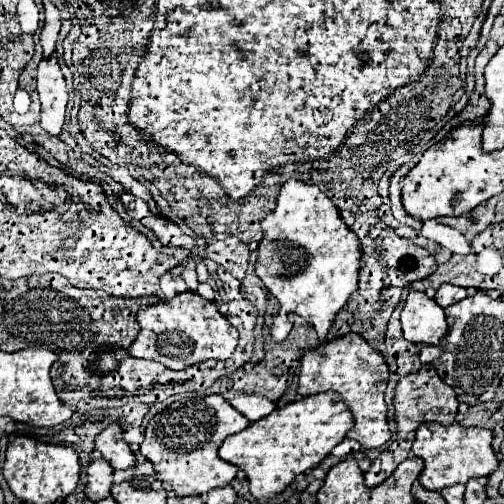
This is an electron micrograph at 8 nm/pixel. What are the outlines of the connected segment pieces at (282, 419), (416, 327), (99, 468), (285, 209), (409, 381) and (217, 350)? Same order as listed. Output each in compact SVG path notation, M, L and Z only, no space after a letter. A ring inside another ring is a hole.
M336 392L306 396L284 408L276 408L266 418L250 424L246 430L230 436L220 446L220 458L244 470L250 482L250 494L256 500L270 500L280 494L300 472L322 462L336 444L340 444L354 418Z
M410 290L402 308L402 332L410 342L436 346L448 332L444 308L424 292Z
M94 460L88 466L88 482L86 482L86 498L92 502L100 502L104 498L110 496L110 488L112 488L112 466L108 466L108 462L104 460Z
M286 180L280 186L280 194L276 200L276 208L262 220L264 238L258 244L258 258L256 258L256 274L268 288L272 296L280 302L280 310L300 314L306 318L314 328L320 340L324 340L328 328L332 326L336 314L348 302L348 298L358 290L358 272L362 266L362 246L358 236L344 224L340 218L340 210L334 202L322 194L316 186L300 182L300 180Z
M424 364L418 372L406 374L400 378L396 386L396 398L394 398L396 416L410 416L414 422L440 422L440 424L452 424L458 414L458 400L454 390L440 380L440 376Z
M182 292L172 300L146 306L138 312L136 320L142 332L128 348L128 354L134 358L158 360L172 370L182 370L208 358L228 360L236 348L236 328L220 314L214 302L204 300L196 292Z

